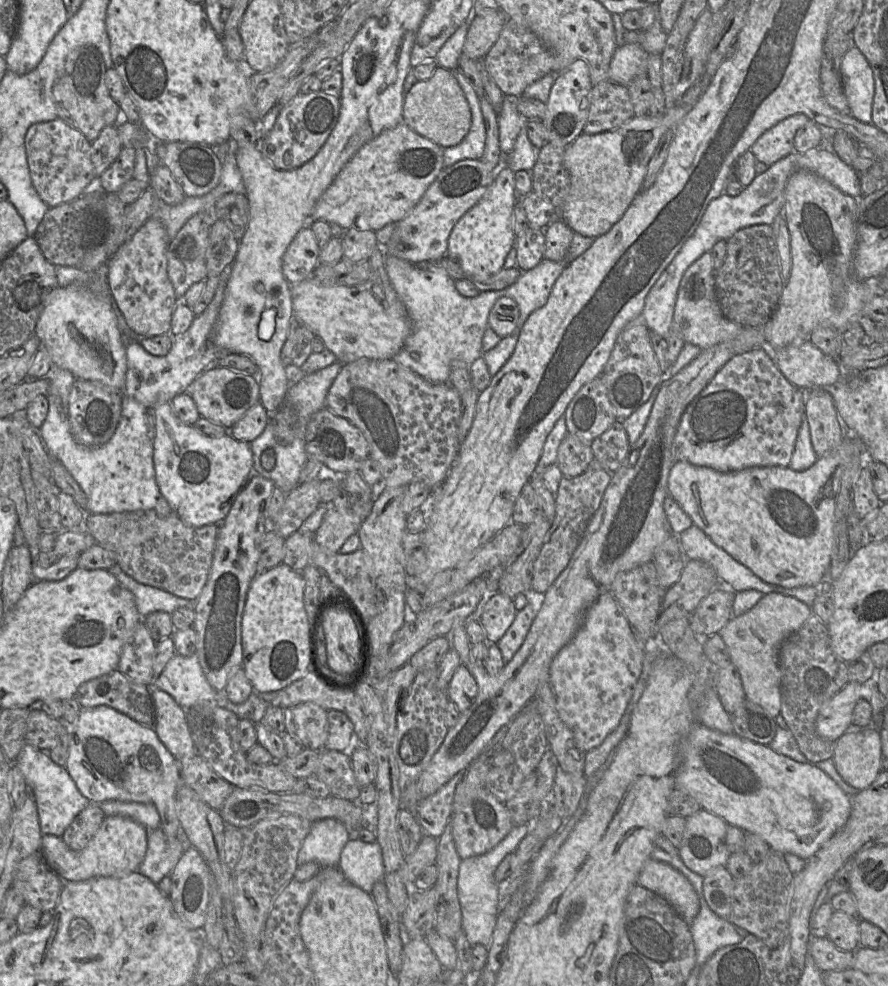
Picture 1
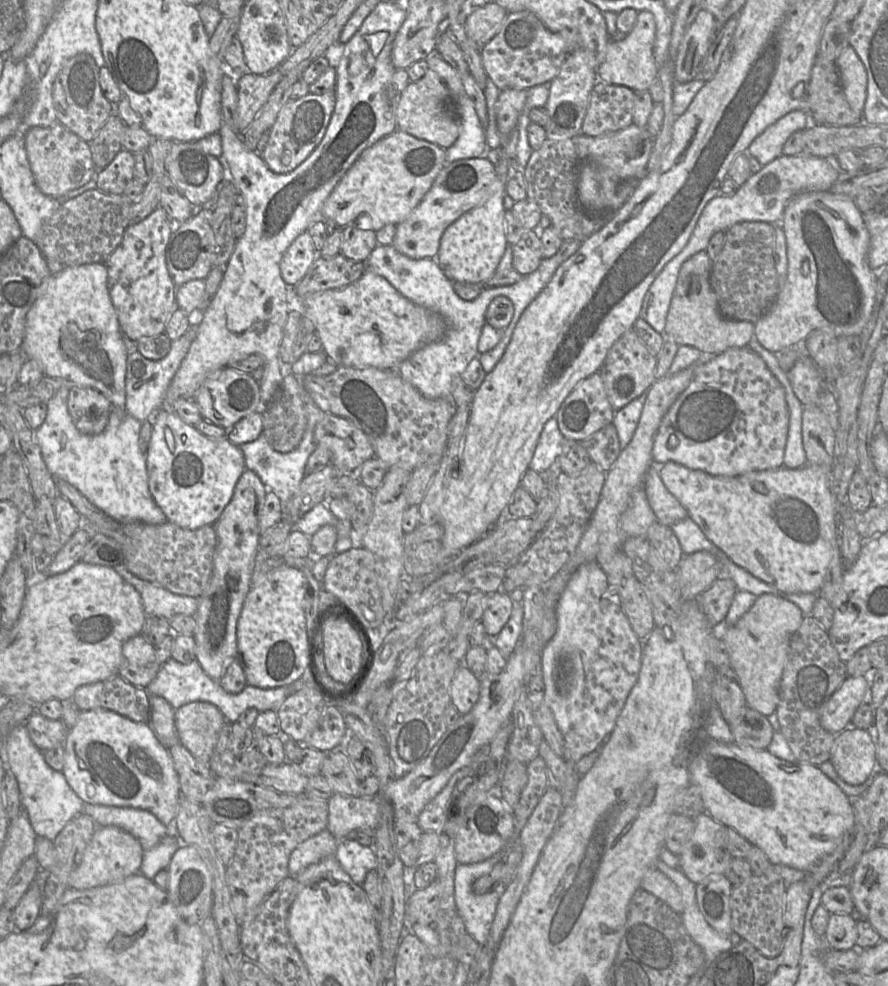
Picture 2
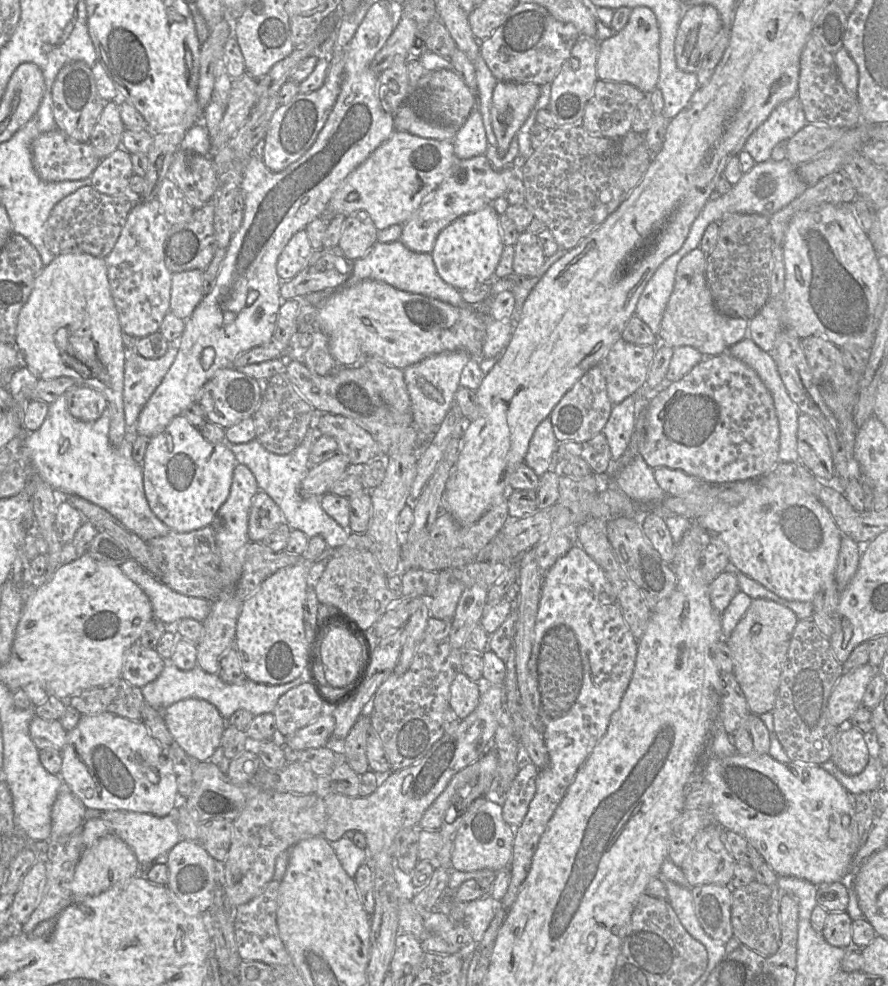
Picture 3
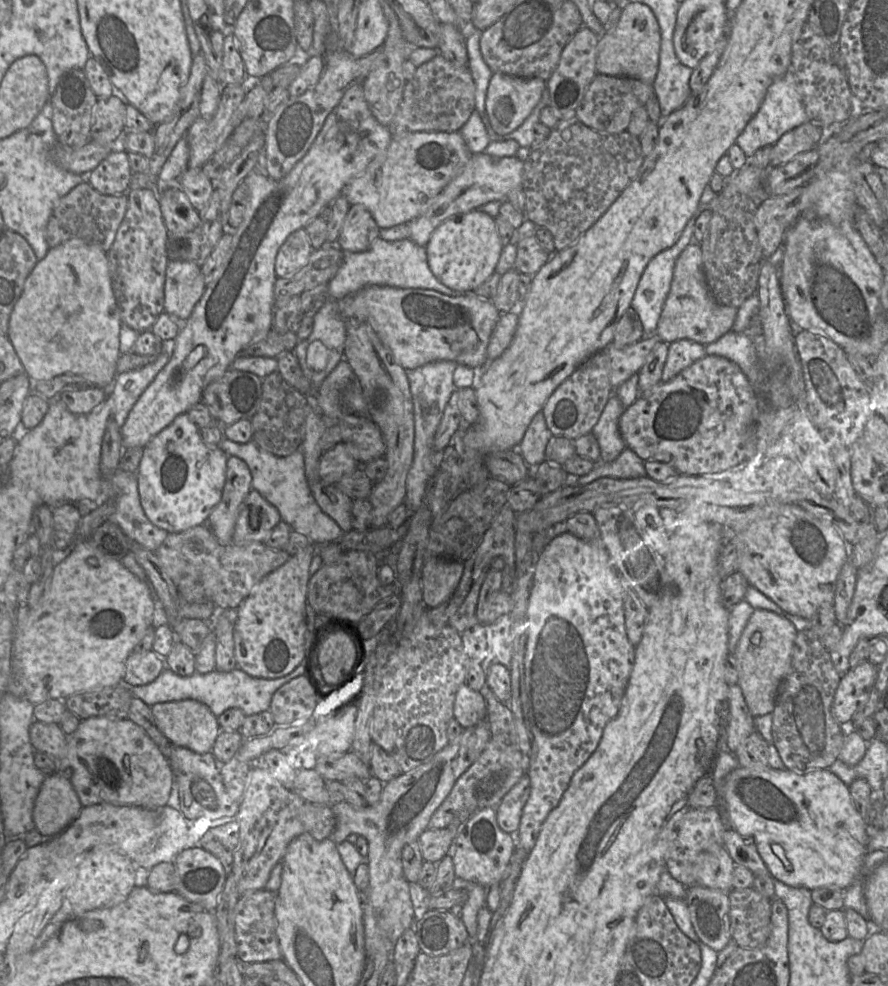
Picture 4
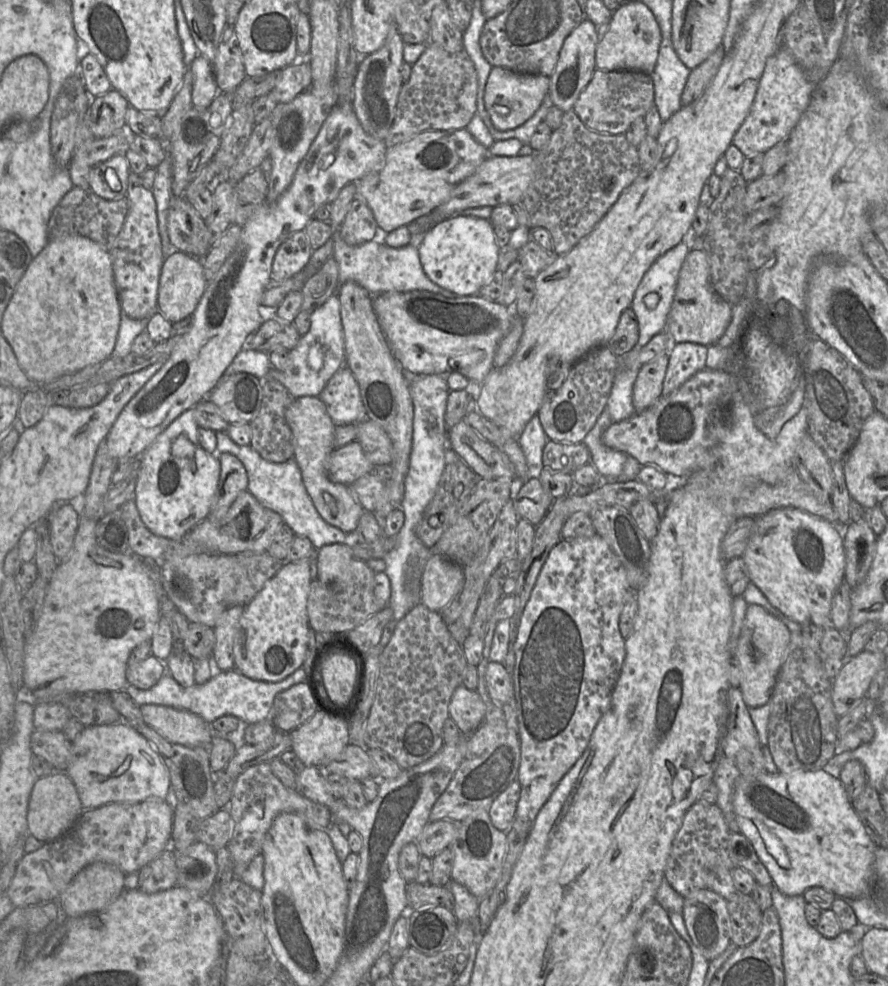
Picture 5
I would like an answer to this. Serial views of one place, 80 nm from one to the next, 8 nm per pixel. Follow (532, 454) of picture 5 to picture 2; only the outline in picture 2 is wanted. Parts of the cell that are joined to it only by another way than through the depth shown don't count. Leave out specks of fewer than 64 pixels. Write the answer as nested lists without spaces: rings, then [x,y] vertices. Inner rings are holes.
[[[548,420],[540,434],[529,468],[540,475],[553,470],[557,465],[564,440],[557,420]]]

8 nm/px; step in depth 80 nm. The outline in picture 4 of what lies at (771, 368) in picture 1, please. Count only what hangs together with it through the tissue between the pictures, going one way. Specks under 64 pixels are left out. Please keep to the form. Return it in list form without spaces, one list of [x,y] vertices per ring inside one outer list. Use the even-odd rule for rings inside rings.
[[[706,355],[690,367],[682,371],[672,381],[660,383],[649,393],[640,396],[634,404],[625,409],[619,421],[619,430],[626,449],[634,452],[639,458],[646,462],[660,462],[673,467],[680,475],[702,476],[705,474],[719,473],[741,464],[747,464],[757,453],[757,440],[755,436],[755,426],[761,413],[760,395],[758,390],[750,383],[743,371],[730,360],[720,357]]]

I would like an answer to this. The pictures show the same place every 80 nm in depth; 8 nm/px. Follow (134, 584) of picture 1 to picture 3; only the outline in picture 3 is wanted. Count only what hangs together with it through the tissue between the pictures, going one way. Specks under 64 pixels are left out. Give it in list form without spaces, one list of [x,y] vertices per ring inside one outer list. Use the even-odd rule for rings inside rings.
[[[130,558],[119,566],[148,596],[155,619],[173,626],[182,619],[195,619],[201,623],[211,610],[211,601],[183,595],[172,590],[148,573],[137,561]]]

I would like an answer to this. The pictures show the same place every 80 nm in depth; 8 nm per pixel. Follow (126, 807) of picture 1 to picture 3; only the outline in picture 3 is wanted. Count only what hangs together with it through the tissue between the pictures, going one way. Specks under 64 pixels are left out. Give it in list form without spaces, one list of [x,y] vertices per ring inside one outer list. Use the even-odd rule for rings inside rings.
[[[89,810],[87,818],[99,816],[111,824],[112,832],[130,846],[141,868],[148,868],[156,861],[163,860],[168,852],[182,839],[174,814],[159,817],[149,813],[121,810]]]

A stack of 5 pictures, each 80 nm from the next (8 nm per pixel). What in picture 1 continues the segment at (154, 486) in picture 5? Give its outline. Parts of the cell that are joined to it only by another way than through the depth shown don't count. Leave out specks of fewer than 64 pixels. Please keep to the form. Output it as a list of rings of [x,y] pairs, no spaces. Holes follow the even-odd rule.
[[[161,403],[154,410],[153,464],[161,494],[173,514],[187,525],[219,525],[254,472],[249,443],[236,440],[231,435],[209,437],[202,434],[194,425],[181,422],[174,414],[171,403]]]

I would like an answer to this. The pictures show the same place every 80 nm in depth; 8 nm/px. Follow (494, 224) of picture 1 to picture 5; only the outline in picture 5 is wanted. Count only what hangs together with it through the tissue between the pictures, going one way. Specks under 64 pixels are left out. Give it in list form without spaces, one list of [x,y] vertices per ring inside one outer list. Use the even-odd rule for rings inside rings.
[[[454,215],[434,224],[418,241],[420,262],[428,278],[457,296],[477,295],[497,271],[500,248],[488,219]]]

